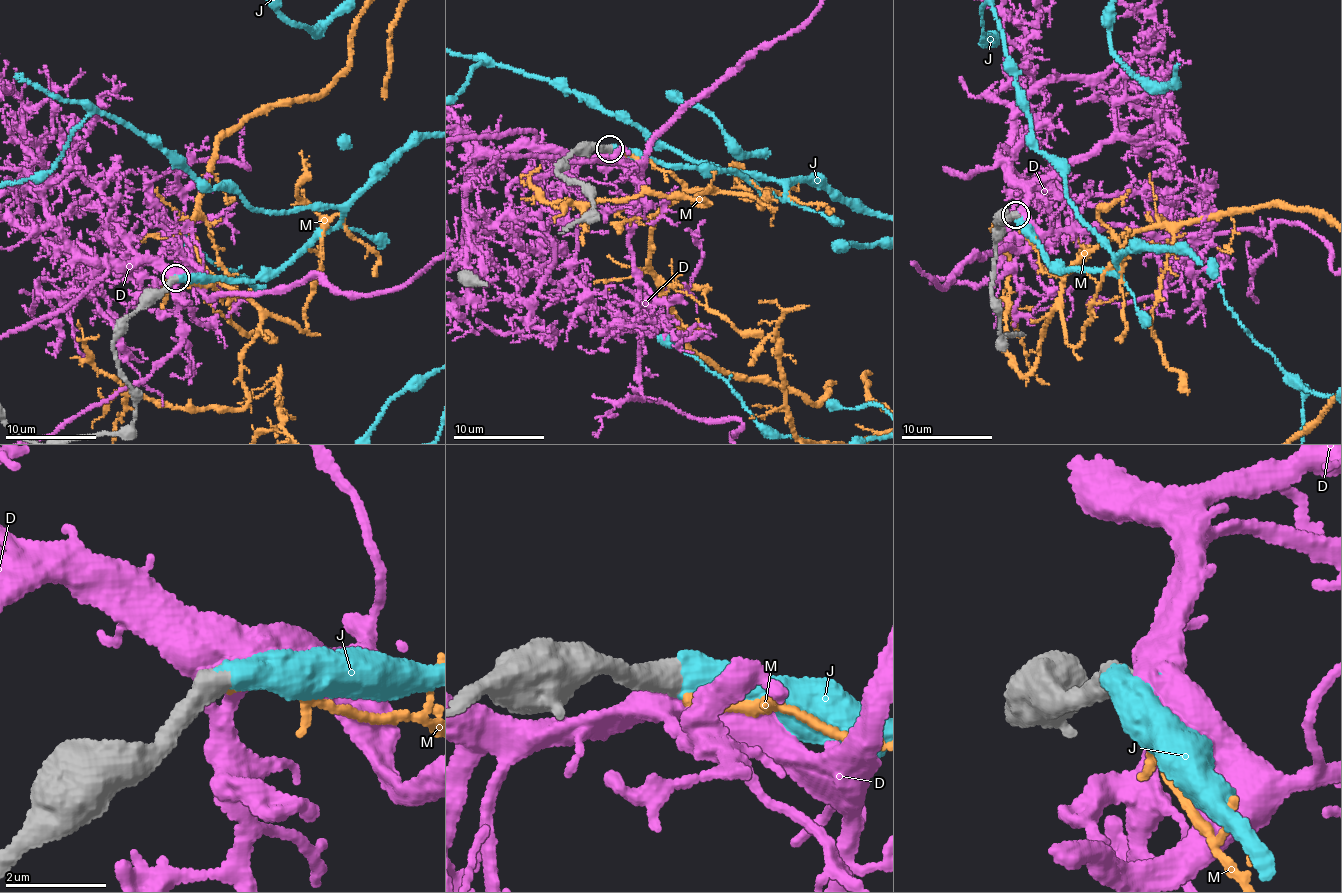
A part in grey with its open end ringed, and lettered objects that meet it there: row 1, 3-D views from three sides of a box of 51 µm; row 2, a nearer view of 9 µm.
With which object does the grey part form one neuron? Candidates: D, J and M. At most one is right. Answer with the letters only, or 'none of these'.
J

